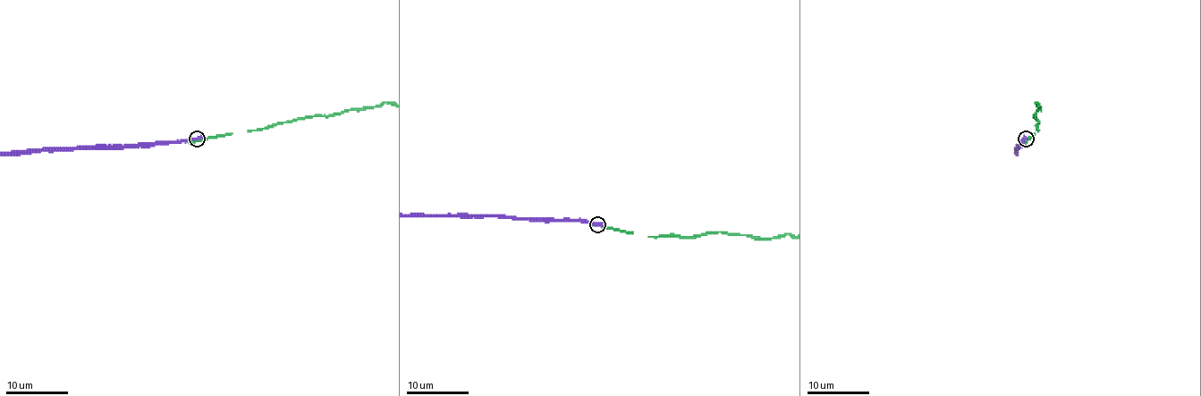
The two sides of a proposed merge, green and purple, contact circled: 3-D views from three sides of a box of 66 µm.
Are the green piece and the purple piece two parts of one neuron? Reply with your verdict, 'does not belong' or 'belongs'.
does not belong

